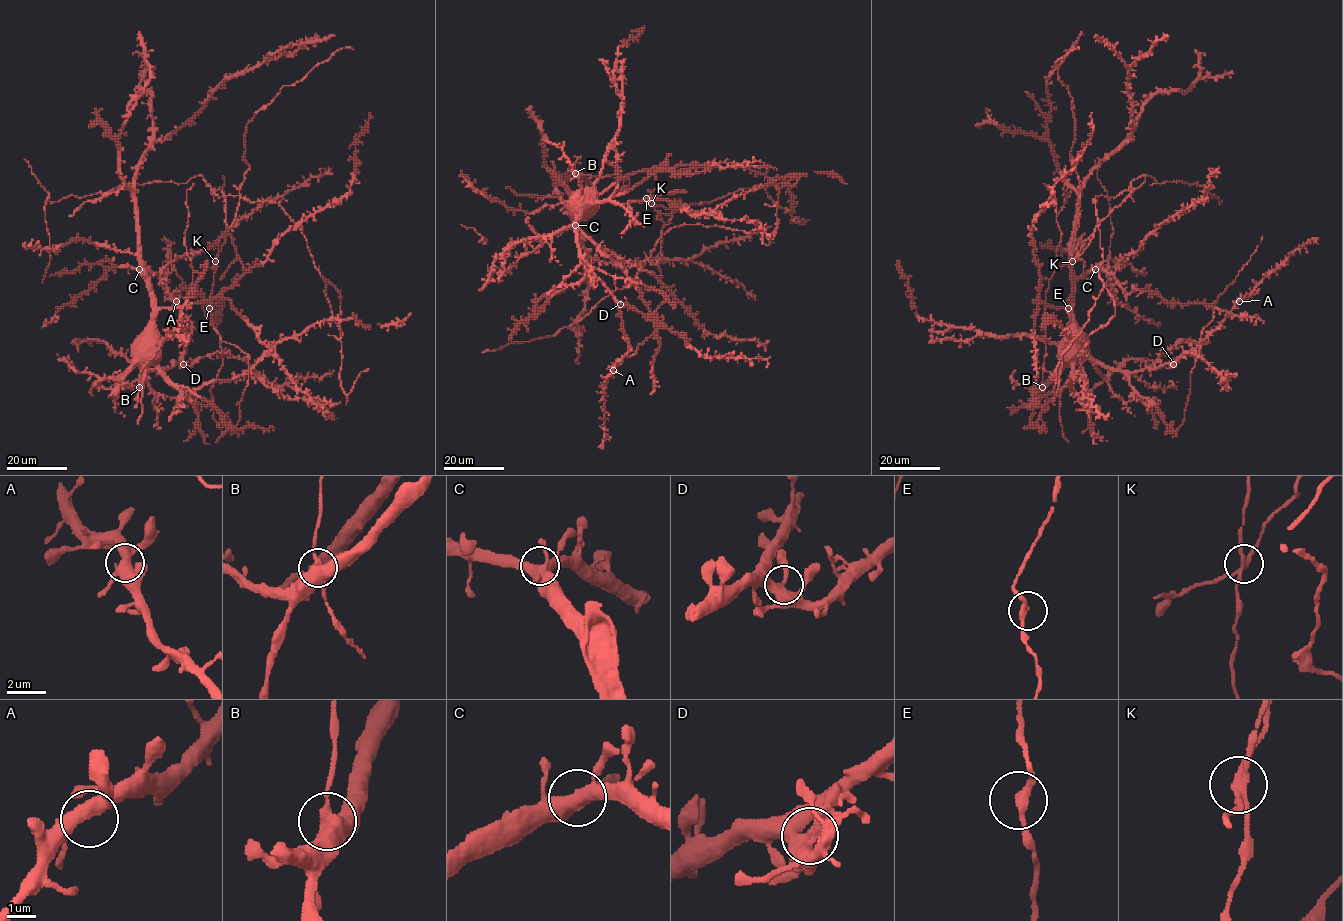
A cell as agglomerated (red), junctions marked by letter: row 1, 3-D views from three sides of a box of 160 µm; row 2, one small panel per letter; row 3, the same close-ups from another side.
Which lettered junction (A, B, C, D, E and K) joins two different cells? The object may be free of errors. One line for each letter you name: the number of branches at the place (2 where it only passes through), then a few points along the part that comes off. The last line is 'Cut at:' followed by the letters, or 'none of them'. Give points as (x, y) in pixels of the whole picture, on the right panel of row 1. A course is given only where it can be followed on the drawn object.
K: branches 4; course (1072, 261), (1134, 189), (1093, 199), (1102, 290), (1057, 366), (1055, 394), (1054, 377), (1043, 369)
Cut at: K

